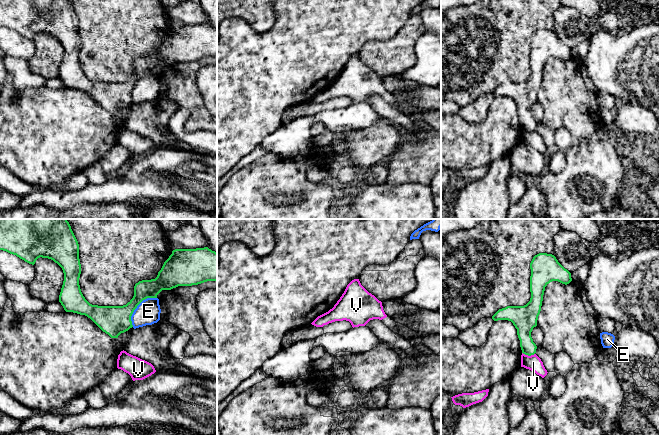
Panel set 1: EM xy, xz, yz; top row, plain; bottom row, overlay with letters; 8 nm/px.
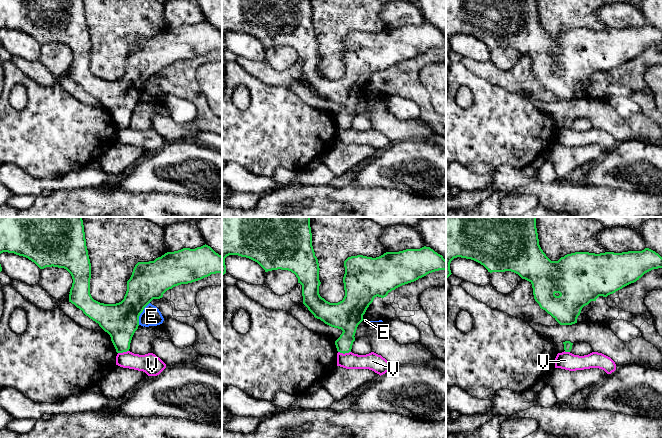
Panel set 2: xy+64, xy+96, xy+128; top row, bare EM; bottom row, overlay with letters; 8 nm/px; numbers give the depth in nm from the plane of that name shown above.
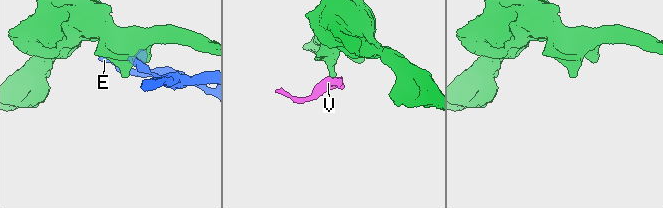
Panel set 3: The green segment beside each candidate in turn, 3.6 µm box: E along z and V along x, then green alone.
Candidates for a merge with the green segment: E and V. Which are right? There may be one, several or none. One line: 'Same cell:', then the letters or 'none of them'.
Same cell: none of them

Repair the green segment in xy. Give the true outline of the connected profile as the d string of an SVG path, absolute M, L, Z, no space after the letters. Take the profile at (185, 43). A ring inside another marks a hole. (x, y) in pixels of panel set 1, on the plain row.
M0 0L0 26L16 31L32 41L40 33L51 35L57 39L64 49L64 57L59 71L59 78L64 86L87 92L111 114L118 114L121 109L133 103L131 92L143 76L157 74L162 66L217 57L217 29L215 27L208 23L175 25L164 38L155 55L142 56L135 60L134 72L126 81L98 82L90 80L81 68L79 20L70 0Z

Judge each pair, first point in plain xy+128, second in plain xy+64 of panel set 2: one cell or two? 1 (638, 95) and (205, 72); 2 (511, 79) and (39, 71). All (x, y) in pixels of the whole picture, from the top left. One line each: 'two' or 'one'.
1: two
2: one

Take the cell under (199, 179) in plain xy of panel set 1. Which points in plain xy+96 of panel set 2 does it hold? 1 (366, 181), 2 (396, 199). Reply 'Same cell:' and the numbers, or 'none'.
Same cell: 1

